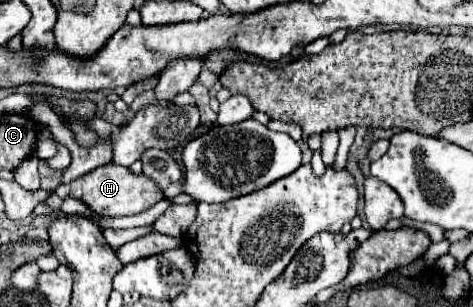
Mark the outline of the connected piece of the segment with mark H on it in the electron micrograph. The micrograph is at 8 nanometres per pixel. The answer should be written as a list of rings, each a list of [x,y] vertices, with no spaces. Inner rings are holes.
[[[102,165],[82,177],[78,177],[76,181],[68,183],[68,185],[60,185],[56,189],[56,193],[66,199],[66,197],[78,197],[82,201],[86,201],[88,207],[92,207],[92,211],[96,211],[98,215],[110,215],[110,217],[122,217],[122,215],[136,215],[140,211],[146,211],[148,207],[152,207],[154,203],[164,199],[164,191],[156,185],[156,181],[148,179],[146,175],[134,175],[130,169],[120,167],[120,165]]]

